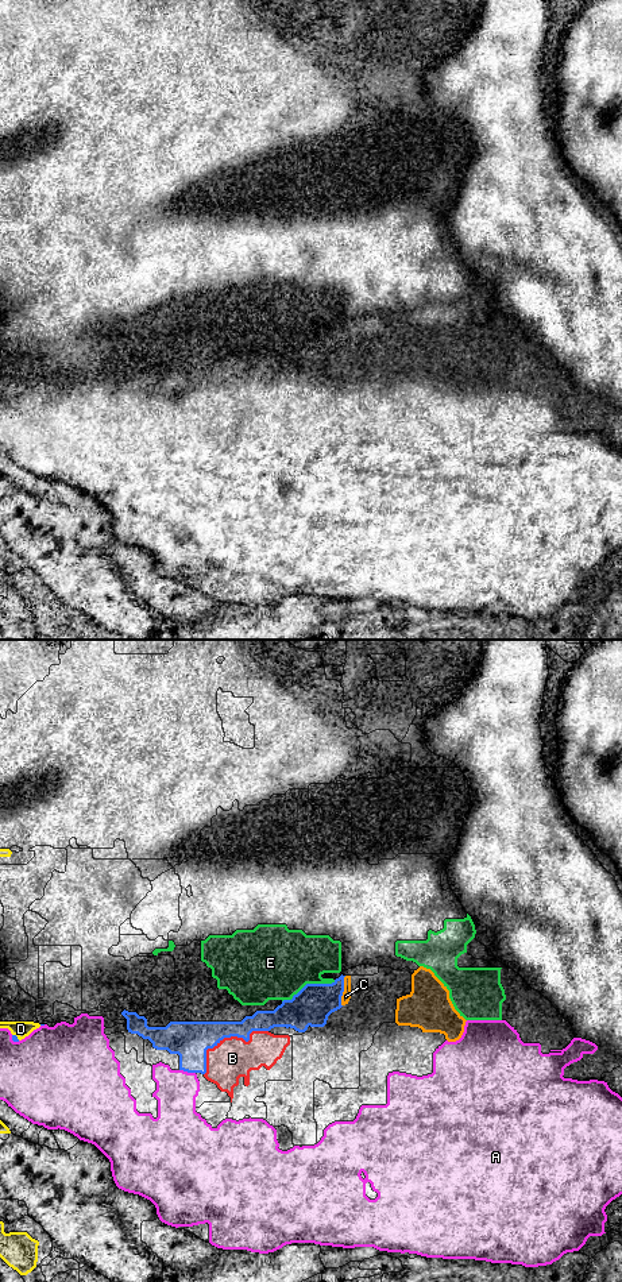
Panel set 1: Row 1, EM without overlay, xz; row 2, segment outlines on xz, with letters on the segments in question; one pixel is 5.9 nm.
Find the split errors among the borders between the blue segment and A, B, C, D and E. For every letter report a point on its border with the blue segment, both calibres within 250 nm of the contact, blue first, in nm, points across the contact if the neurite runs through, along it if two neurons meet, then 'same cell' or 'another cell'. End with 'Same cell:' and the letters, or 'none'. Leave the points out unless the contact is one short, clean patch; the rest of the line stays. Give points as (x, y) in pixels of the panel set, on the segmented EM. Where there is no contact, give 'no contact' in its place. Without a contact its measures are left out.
A: xz (188, 1072) | 220/240 nm | same cell
B: xz (227, 1037) | 220/240 nm | same cell
C: xz (343, 991) | 240/50 nm | same cell
D: xz (16, 1037) | 30/100 nm | same cell
E: xz (308, 984) | 240/440 nm | same cell
Same cell: A, B, C, D, E

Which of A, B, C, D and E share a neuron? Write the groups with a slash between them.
A B C D E

